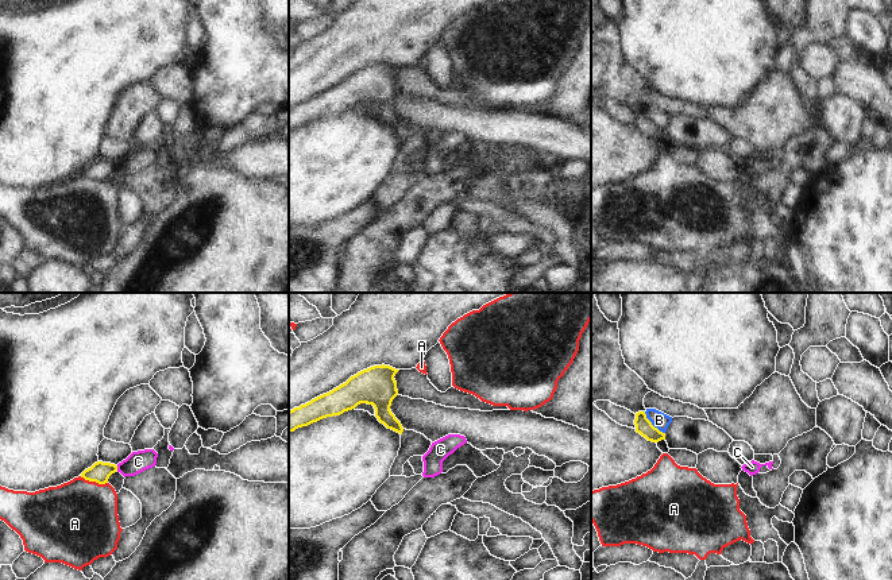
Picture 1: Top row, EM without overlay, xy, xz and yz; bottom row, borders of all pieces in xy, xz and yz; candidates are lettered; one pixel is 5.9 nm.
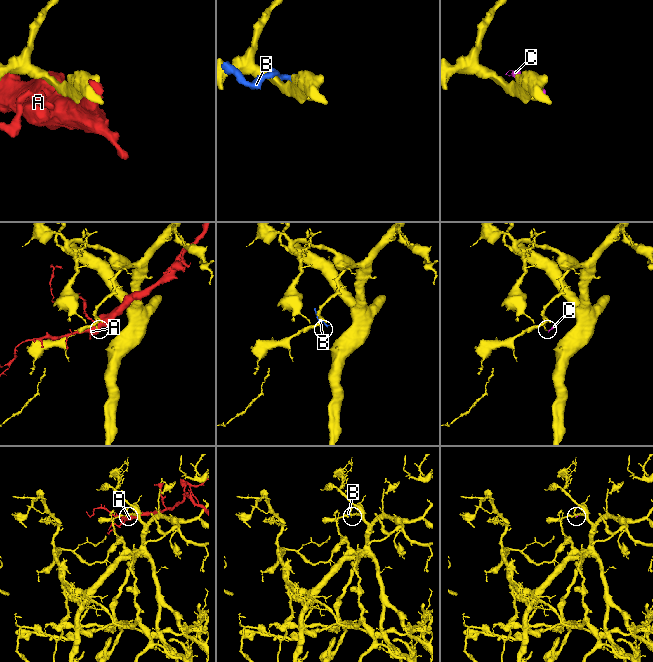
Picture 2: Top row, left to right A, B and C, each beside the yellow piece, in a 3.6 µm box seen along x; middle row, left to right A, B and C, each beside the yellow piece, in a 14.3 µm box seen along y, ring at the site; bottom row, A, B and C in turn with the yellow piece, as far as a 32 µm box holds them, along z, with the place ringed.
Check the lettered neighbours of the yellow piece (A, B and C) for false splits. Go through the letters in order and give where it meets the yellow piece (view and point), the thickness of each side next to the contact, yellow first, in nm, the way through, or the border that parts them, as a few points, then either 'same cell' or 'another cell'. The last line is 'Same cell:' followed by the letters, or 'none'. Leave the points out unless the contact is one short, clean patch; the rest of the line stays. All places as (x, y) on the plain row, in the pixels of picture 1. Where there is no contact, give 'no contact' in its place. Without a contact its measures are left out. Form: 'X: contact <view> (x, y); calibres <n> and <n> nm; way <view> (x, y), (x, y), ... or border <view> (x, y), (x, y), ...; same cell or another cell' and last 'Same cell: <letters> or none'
A: contact xy (93, 178); calibres 120 and 460 nm; another cell
B: contact yz (651, 122); calibres 100 and 100 nm; another cell
C: contact xy (116, 166); calibres 120 and 130 nm; border xy (116, 163), (118, 167); another cell
Same cell: none

